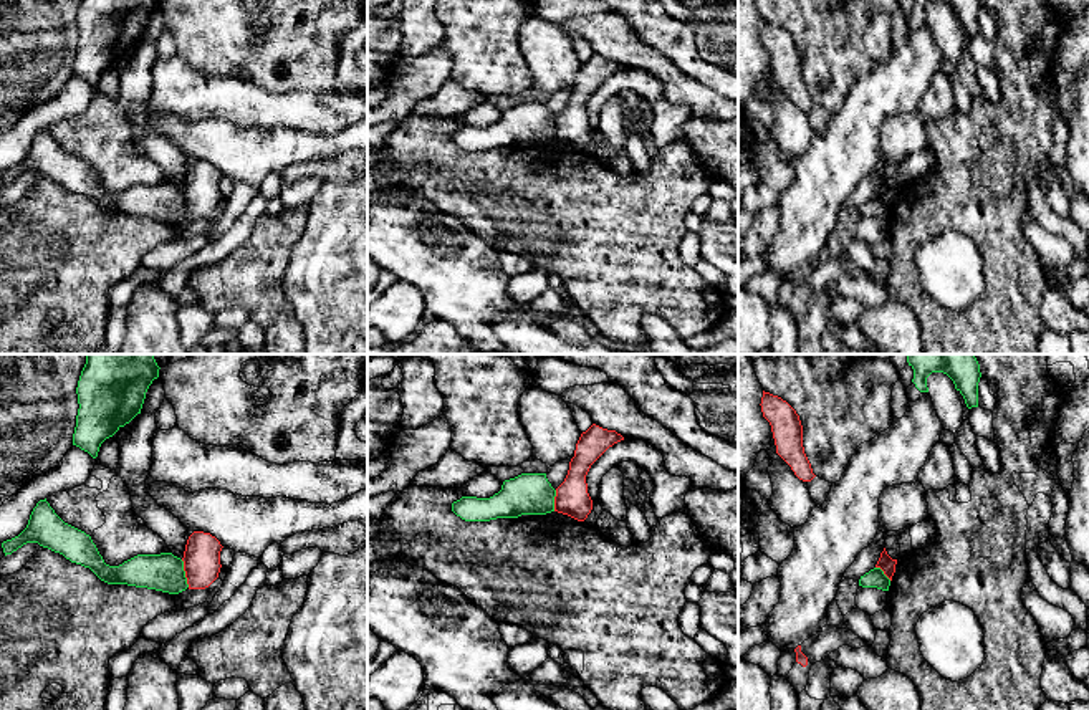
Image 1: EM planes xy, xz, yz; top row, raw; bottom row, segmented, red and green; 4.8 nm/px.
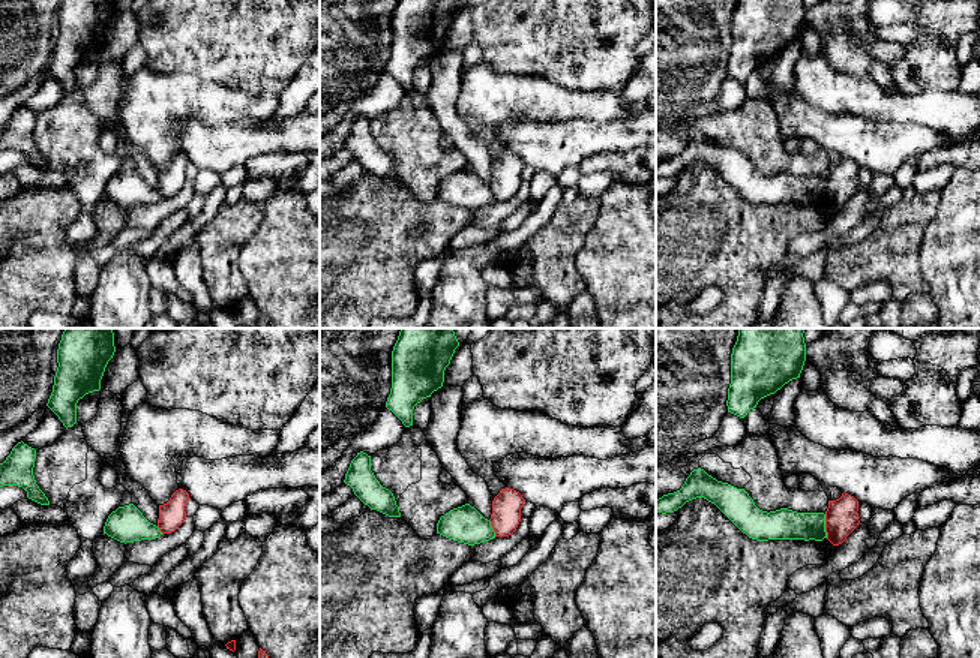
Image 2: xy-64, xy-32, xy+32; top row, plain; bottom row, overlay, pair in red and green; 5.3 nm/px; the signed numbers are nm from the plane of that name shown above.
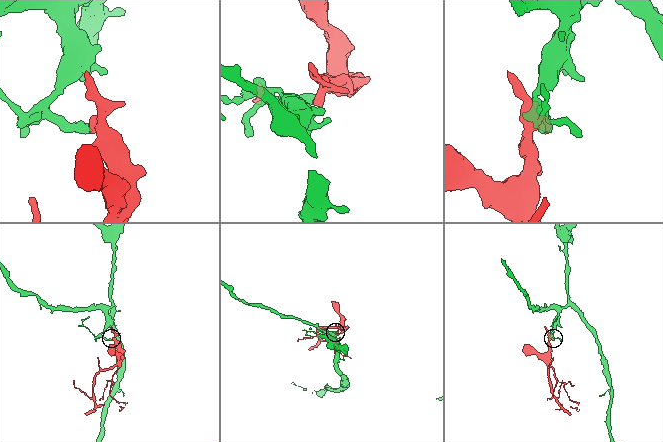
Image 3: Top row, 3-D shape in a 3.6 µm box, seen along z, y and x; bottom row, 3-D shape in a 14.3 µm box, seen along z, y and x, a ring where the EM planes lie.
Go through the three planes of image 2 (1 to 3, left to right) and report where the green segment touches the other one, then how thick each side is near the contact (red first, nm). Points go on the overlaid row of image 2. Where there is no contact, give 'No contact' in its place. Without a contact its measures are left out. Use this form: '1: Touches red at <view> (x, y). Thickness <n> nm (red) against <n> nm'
1: Touches red at xy-64 (159, 529). Thickness 140 nm (red) against 190 nm
2: Touches red at xy-32 (493, 528). Thickness 160 nm (red) against 190 nm
3: Touches red at xy+32 (826, 526). Thickness 180 nm (red) against 170 nm

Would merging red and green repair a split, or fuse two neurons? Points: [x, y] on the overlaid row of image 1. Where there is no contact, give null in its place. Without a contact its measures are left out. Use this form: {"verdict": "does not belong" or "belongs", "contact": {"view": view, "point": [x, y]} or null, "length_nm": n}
{"verdict": "does not belong", "contact": {"view": "xy", "point": [186, 573]}, "length_nm": 140}

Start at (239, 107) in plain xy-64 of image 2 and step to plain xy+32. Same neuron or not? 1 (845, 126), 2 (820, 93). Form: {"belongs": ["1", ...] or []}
{"belongs": ["2"]}

